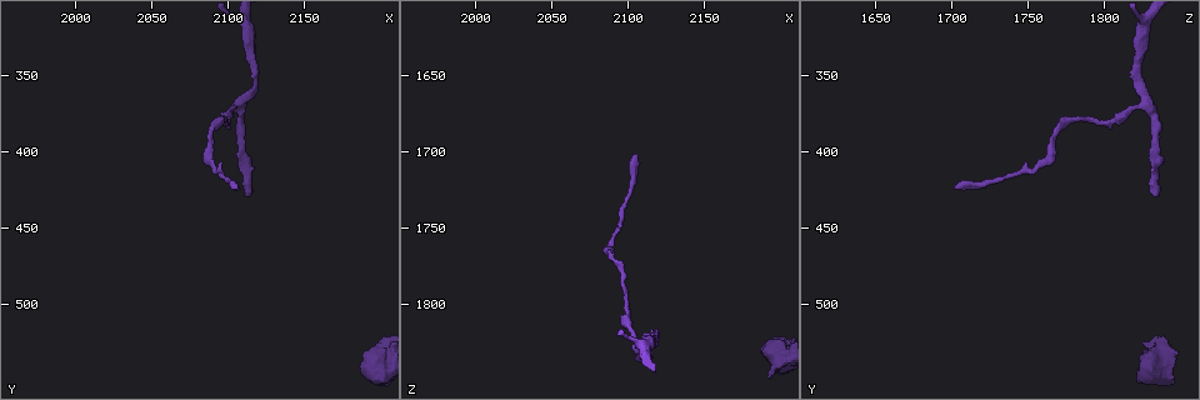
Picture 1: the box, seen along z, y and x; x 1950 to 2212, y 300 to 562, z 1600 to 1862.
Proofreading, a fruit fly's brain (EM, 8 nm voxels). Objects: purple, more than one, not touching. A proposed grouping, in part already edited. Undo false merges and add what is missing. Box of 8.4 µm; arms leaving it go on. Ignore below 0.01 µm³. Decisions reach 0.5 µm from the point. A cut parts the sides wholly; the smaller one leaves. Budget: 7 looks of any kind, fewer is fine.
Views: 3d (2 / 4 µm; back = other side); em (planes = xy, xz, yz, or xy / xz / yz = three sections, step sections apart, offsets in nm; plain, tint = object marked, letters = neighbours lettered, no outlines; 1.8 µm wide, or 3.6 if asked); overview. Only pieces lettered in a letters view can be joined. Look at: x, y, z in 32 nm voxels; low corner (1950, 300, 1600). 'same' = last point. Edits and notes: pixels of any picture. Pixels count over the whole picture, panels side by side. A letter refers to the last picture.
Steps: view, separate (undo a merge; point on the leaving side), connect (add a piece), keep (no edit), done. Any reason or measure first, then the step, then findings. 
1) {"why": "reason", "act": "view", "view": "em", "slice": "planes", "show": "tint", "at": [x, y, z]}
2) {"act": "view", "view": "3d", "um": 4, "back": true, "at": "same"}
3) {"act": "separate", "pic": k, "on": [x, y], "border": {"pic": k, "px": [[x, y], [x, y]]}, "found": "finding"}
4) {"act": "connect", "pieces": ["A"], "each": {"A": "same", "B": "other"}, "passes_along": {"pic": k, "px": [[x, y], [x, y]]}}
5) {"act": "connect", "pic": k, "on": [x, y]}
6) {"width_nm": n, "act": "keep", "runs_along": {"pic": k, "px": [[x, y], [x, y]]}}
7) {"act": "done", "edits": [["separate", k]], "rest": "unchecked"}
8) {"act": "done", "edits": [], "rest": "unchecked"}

{"act": "view", "view": "3d", "um": 2, "at": [2106, 422, 1700]}

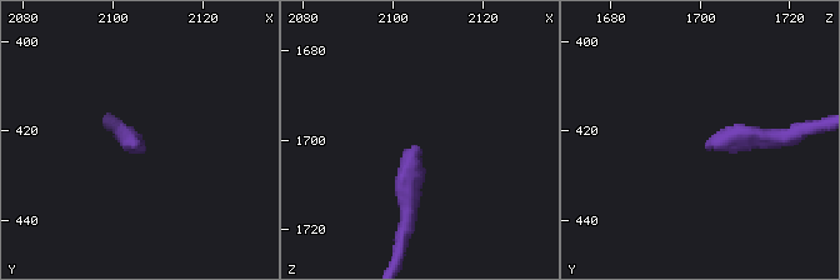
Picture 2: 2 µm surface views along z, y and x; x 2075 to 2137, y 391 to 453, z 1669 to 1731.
{"why": "shape alone is not enough", "act": "view", "view": "em", "slice": "planes", "show": "letters", "at": [2106, 424, 1701]}

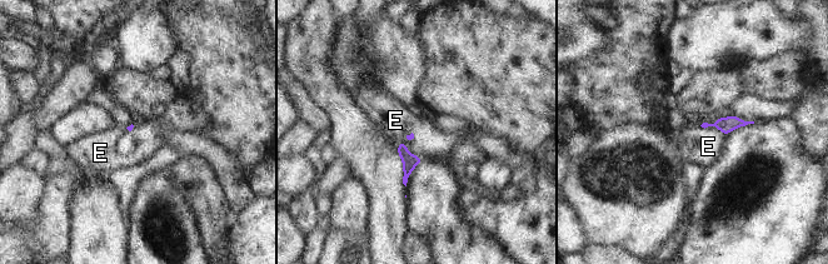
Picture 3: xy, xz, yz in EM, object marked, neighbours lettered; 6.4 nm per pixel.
{"act": "keep", "each": {"E": "other"}, "found": "none of them fits"}

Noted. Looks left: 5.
{"why": "abrupt turn", "act": "view", "view": "em", "um": 3.6, "slice": "xz", "step": 16, "show": "tint", "at": [2106, 368, 1826]}

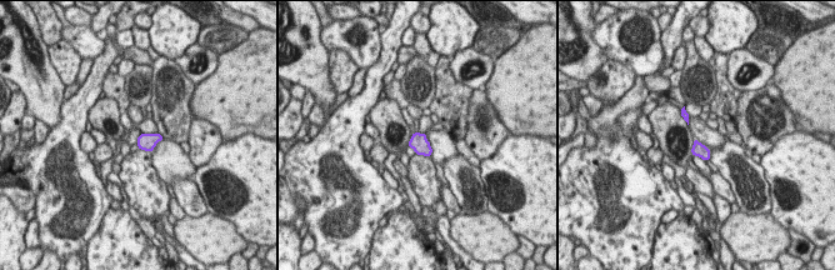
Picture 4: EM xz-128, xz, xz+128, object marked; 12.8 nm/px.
{"why": "another direction", "act": "view", "view": "em", "um": 3.6, "slice": "xy", "step": 8, "show": "letters", "at": "same"}

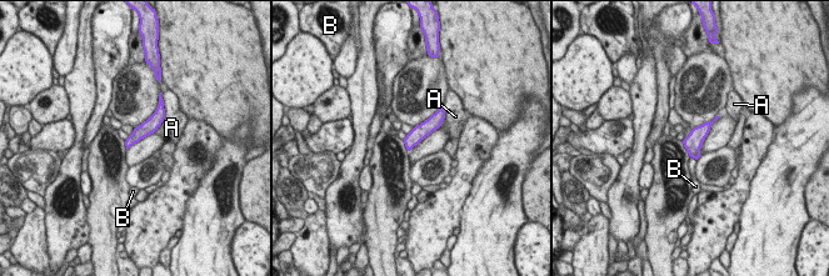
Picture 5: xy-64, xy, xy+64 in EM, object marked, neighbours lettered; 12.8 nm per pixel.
{"width_nm": 170, "act": "keep", "each": {"A": "other", "B": "other"}, "border": {"pic": 5, "px": [[690, 156], [695, 160]]}, "found": "one neuron here"}

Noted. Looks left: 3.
{"why": "free end", "act": "view", "view": "em", "slice": "planes", "show": "plain", "at": [2114, 430, 1834]}

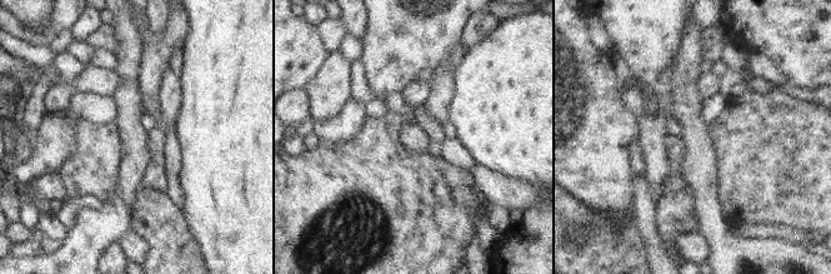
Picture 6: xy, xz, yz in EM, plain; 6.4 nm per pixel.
{"why": "see the neighbours", "act": "view", "view": "em", "slice": "planes", "show": "letters", "at": "same"}

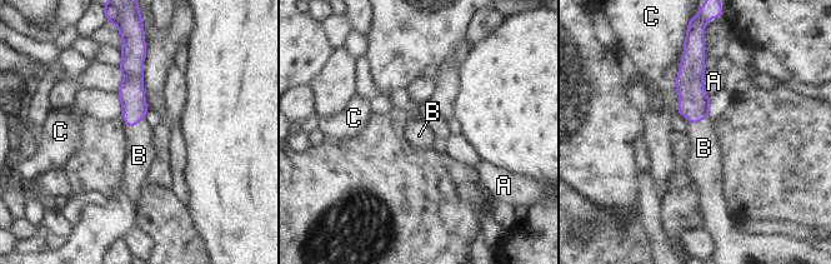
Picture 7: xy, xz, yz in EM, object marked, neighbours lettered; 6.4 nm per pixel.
{"longest_contact_nm": ["A", 190], "act": "connect", "pieces": ["B"], "each": {"A": "other", "B": "same", "C": "other"}, "passes_along": {"pic": 7, "px": [[131, 95], [135, 124], [139, 155]]}, "found": "it goes on there"}

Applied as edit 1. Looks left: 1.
{"act": "done", "edits": [["connect", 7]], "rest": "unchecked"}

